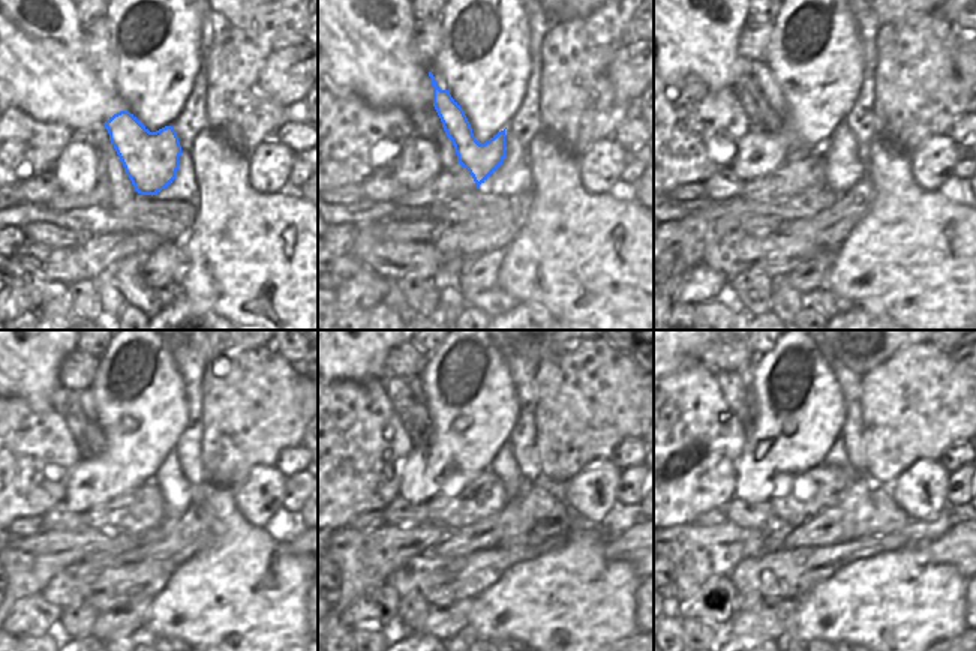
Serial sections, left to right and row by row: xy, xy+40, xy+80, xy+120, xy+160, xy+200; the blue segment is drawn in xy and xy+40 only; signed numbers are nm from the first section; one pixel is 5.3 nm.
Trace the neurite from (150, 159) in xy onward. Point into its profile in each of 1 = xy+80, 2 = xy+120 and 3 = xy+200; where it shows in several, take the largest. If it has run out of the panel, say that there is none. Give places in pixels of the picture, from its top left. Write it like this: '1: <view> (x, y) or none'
1: xy+80 (760, 71)
2: xy+120 (86, 398)
3: xy+200 (745, 374)

